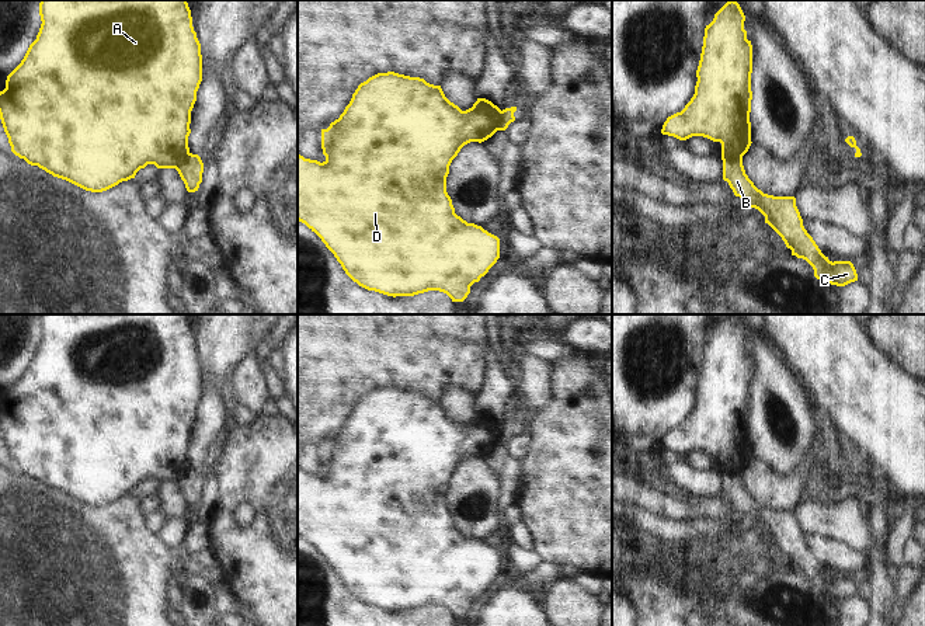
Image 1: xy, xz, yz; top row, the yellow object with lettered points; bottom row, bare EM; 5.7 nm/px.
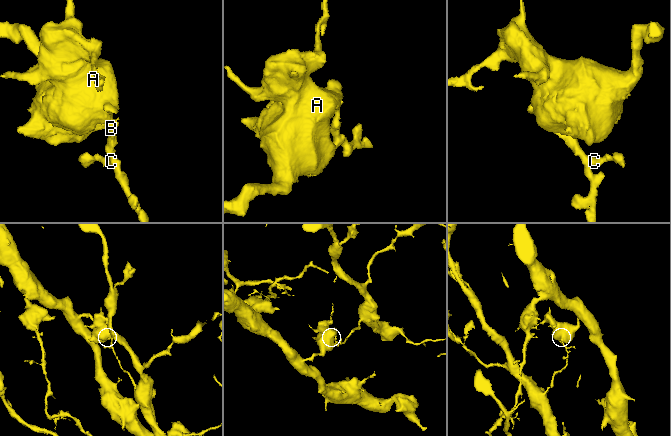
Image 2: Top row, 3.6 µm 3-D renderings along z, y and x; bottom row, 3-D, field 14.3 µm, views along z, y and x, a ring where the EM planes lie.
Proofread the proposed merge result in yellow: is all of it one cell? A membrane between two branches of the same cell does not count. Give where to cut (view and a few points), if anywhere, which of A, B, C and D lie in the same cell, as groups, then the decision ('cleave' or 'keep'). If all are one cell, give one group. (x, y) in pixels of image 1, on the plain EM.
xz (501, 425), (498, 444) | A D / B C | cleave

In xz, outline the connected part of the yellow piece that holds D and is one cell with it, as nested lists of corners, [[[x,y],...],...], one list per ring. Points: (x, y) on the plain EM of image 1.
[[[394,386],[378,387],[369,392],[358,400],[340,432],[331,437],[327,444],[321,444],[321,463],[326,474],[320,477],[298,469],[298,535],[314,546],[334,568],[345,588],[368,605],[393,612],[439,605],[446,608],[452,616],[463,616],[470,608],[470,601],[479,597],[500,573],[500,553],[481,540],[467,538],[455,528],[452,514],[446,507],[446,491],[452,474],[465,459],[470,456],[481,458],[500,445],[500,428],[501,424],[486,413],[477,413],[472,422],[462,425],[445,411],[441,400],[430,399],[420,392],[410,392]]]

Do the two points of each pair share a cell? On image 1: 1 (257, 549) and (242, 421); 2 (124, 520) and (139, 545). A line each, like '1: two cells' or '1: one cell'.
1: two cells
2: one cell

